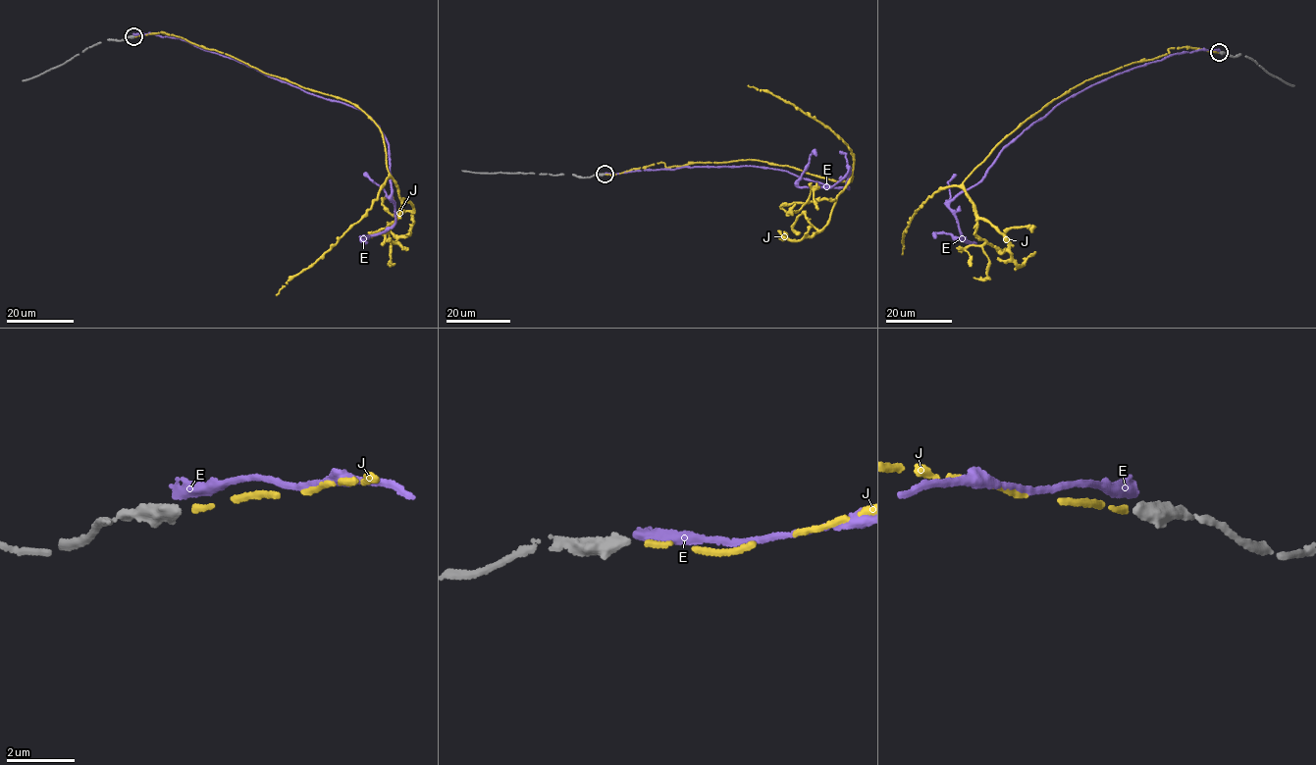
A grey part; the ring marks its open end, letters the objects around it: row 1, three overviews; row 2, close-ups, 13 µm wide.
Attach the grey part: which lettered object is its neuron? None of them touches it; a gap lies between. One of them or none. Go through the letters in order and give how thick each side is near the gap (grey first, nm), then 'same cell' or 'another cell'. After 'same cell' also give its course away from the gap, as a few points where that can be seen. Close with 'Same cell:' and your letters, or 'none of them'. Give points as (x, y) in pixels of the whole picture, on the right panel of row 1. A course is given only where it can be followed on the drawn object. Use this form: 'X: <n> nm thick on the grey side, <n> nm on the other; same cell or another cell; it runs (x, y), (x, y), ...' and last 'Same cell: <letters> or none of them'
E: 360 nm thick on the grey side, 360 nm on the other; another cell
J: 360 nm thick on the grey side, 140 nm on the other; same cell; it runs (1218, 53), (1170, 48), (1086, 79), (1051, 101), (959, 185), (941, 187), (923, 202), (905, 229), (902, 254)
Same cell: J

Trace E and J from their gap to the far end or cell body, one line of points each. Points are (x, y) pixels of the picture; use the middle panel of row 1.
E: (605, 174), (759, 166), (848, 189), (850, 171), (830, 187), (799, 185), (809, 157), (814, 151), (815, 156)
J: (605, 175), (660, 162), (669, 168), (748, 159), (851, 181), (853, 155), (843, 140), (798, 108), (748, 85)

